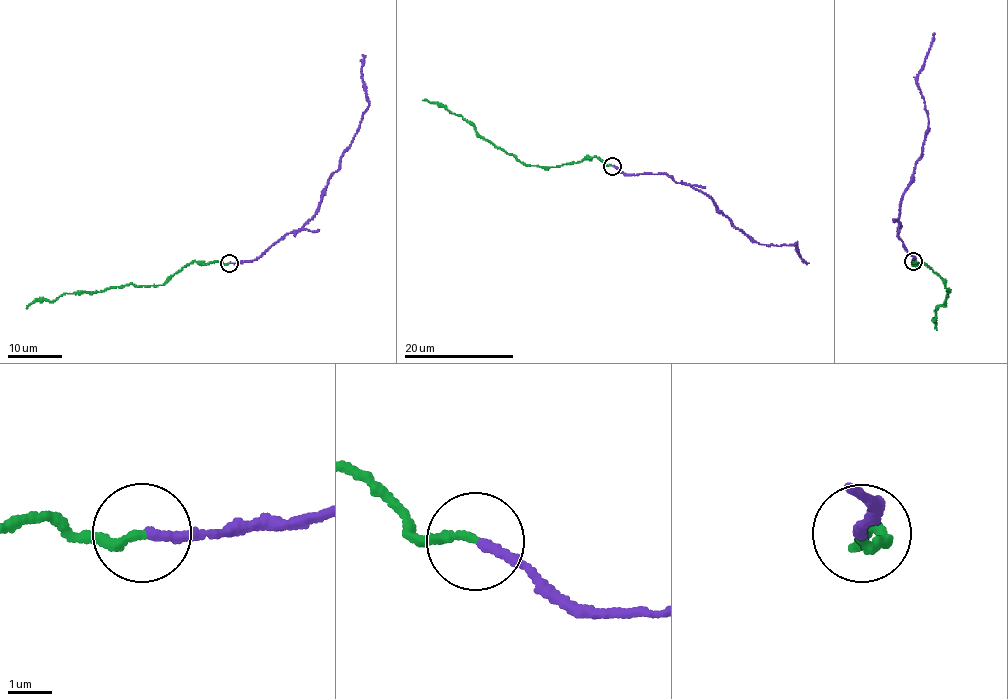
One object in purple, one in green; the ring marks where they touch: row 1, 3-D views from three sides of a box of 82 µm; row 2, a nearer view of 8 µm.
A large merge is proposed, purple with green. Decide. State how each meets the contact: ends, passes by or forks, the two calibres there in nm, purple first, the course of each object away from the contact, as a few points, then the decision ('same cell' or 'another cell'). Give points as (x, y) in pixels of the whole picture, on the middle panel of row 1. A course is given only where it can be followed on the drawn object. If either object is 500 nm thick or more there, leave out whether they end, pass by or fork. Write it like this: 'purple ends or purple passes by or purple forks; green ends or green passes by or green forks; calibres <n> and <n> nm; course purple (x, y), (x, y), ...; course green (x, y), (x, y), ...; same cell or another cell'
purple ends; green ends; calibres 190 and 200 nm; course purple (612, 165), (626, 174), (666, 174), (683, 182), (707, 196), (731, 223), (761, 244), (797, 246), (806, 263); course green (612, 165), (604, 166), (595, 157), (550, 167), (526, 166), (485, 140), (462, 117), (436, 103), (422, 100); another cell

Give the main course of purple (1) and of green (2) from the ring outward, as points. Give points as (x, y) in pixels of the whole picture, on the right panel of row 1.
1: (913, 261), (914, 256), (907, 252), (898, 235), (898, 224), (928, 121), (917, 85), (934, 33)
2: (913, 261), (916, 262), (912, 265), (929, 266), (951, 289), (946, 303), (935, 310), (937, 330)

